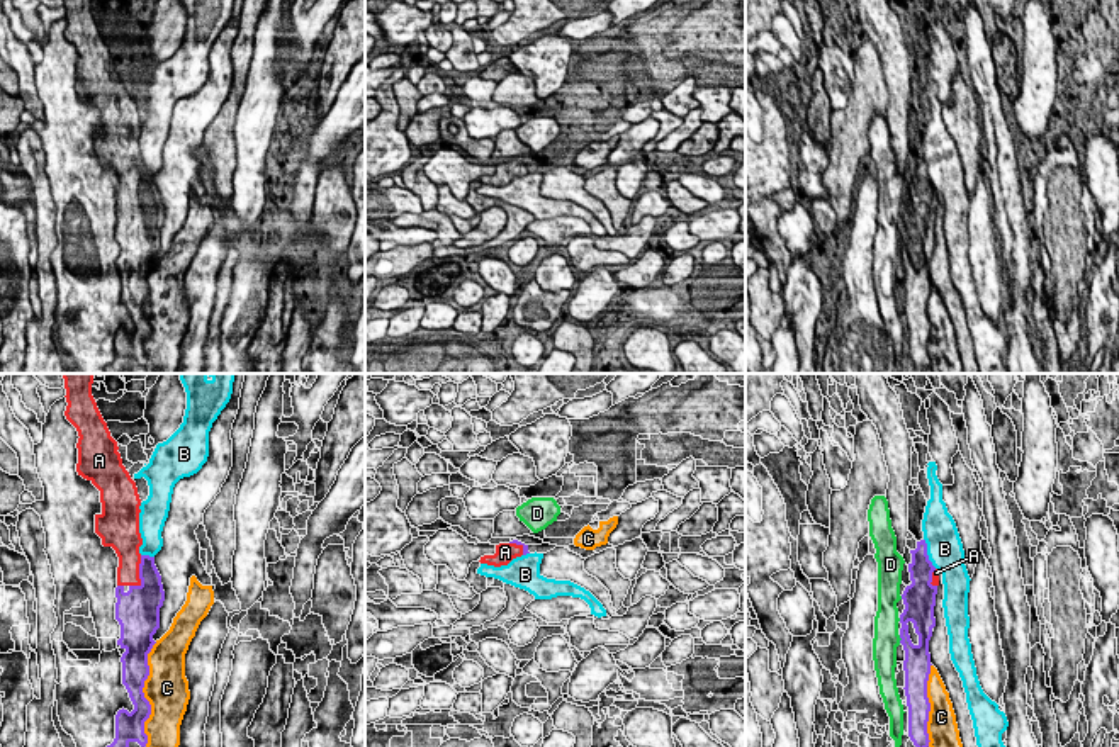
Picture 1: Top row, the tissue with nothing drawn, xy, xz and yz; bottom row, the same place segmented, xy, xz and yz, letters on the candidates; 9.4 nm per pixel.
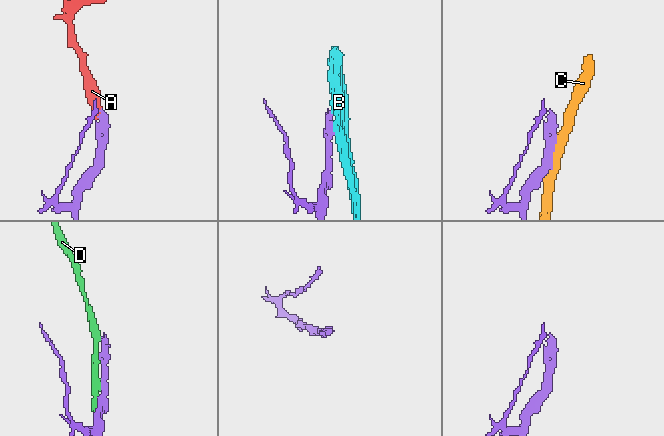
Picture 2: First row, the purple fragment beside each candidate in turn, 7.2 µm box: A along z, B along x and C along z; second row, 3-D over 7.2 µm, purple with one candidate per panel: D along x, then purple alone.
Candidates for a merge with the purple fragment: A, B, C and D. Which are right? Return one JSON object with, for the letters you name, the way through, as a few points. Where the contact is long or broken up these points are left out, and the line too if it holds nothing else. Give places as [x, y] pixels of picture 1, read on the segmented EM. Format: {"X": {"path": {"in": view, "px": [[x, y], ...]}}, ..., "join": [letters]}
{"join": ["A"]}

